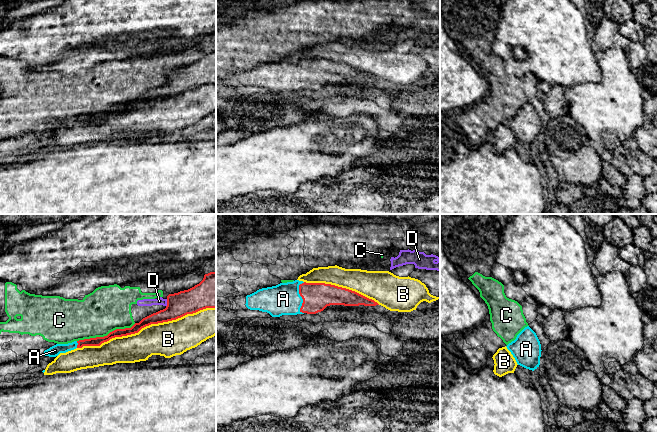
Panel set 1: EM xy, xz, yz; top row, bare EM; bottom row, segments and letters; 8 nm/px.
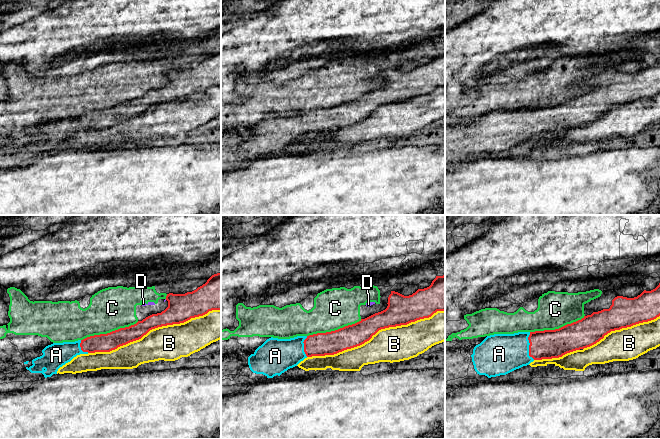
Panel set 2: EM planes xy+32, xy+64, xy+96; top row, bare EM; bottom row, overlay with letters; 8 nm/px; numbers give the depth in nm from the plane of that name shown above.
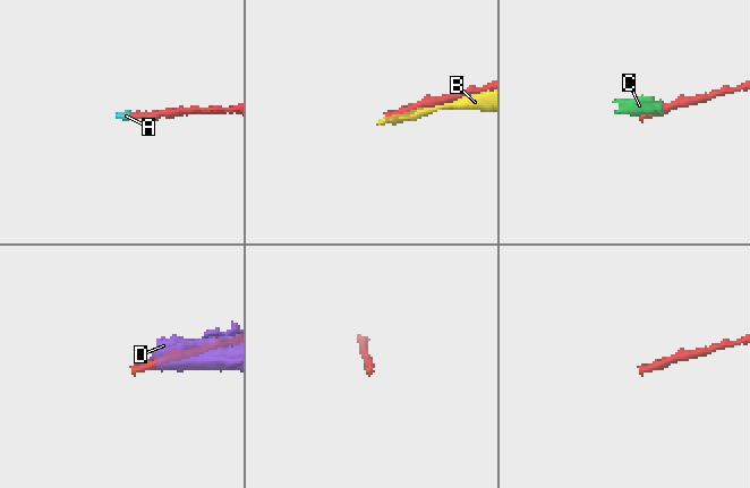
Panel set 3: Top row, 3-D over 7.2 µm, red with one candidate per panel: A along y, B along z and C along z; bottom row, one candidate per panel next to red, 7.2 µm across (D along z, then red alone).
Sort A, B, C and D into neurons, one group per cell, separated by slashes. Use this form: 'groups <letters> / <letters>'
groups A / B / C D

